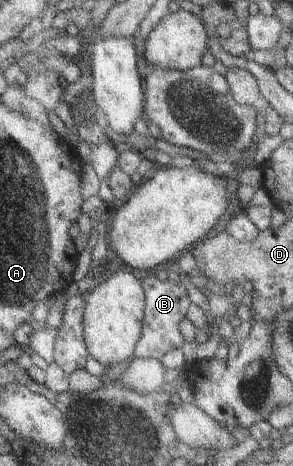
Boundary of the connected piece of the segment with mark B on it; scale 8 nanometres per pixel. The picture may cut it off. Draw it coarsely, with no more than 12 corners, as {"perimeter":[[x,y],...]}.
{"perimeter":[[140,281],[141,332],[133,358],[183,348],[178,323],[191,304],[181,282]]}

